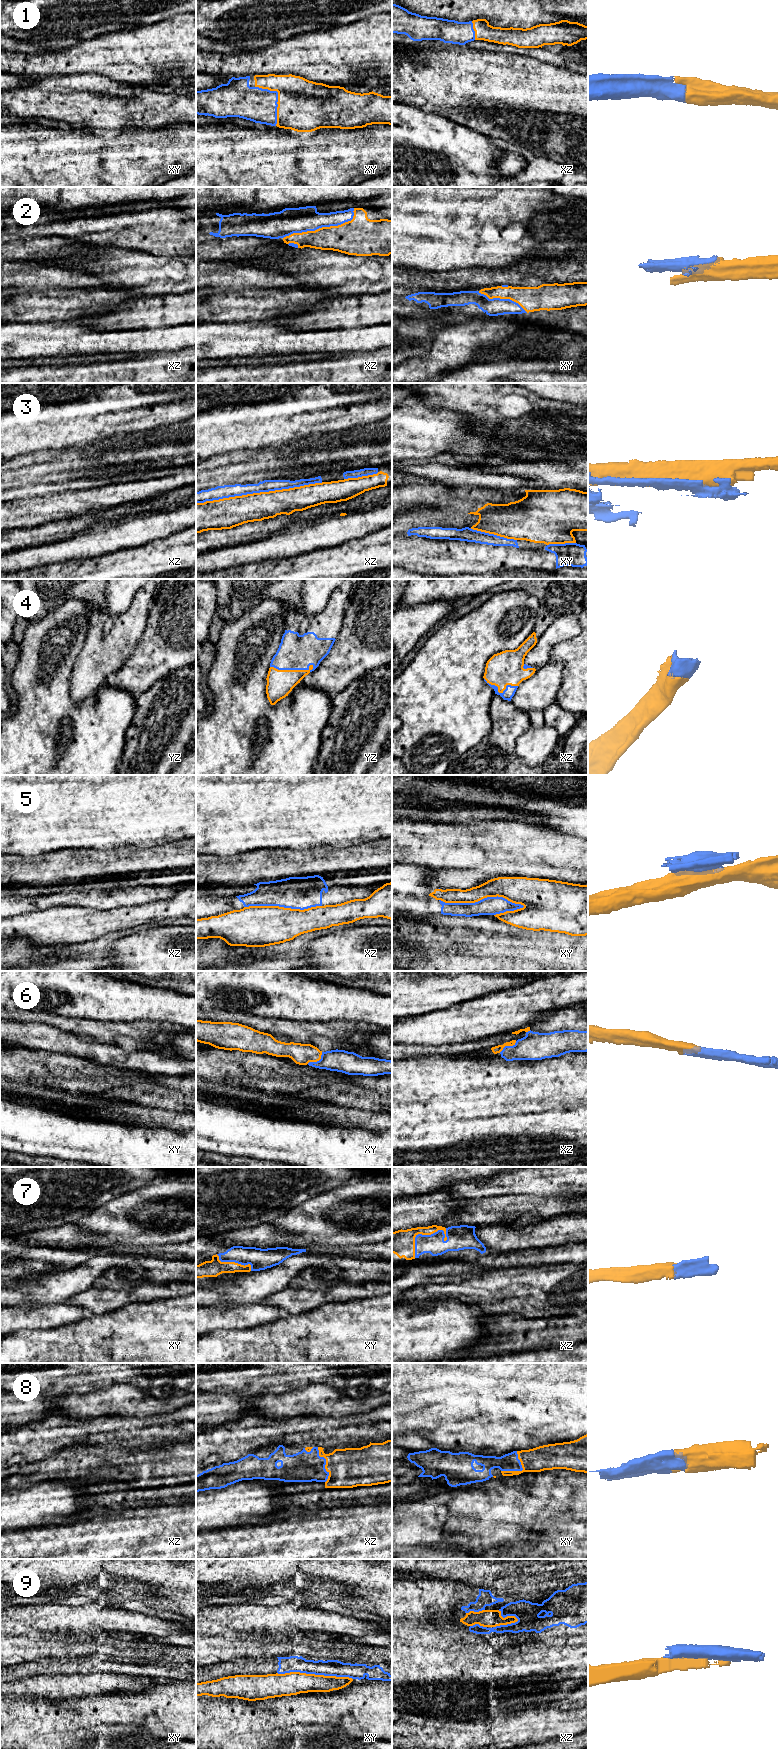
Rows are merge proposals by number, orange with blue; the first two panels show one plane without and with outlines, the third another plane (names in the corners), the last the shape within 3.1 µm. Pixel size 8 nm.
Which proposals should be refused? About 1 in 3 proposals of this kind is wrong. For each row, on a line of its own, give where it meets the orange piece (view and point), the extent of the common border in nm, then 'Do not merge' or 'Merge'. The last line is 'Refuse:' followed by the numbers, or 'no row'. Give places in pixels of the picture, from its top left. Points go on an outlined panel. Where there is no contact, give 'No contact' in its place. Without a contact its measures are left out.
1: Touches orange at xy (278, 98). Shared border 360 nm. Merge
2: Touches orange at xz (322, 227). Shared border 600 nm. Merge
3: Touches orange at xz (260, 492). Shared border 1050 nm. Do not merge
4: Touches orange at yz (292, 670). Shared border 360 nm. Merge
5: Touches orange at xy (482, 898). Shared border 700 nm. Do not merge
6: Touches orange at xy (316, 1061). Shared border 160 nm. Merge
7: Touches orange at xz (421, 1233). Shared border 360 nm. Merge
8: Touches orange at xy (520, 1471). Shared border 220 nm. Merge
9: Touches orange at xy (314, 1674). Shared border 600 nm. Do not merge
Refuse: 3, 5, 9

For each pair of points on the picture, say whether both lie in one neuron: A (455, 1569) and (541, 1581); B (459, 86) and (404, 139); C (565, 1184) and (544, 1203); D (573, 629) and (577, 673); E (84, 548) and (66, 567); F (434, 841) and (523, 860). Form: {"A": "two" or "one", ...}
{"A": "one", "B": "two", "C": "two", "D": "two", "E": "two", "F": "one"}

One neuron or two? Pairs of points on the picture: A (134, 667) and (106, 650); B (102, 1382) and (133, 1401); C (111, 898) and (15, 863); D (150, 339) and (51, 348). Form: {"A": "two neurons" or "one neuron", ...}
{"A": "two neurons", "B": "two neurons", "C": "two neurons", "D": "one neuron"}

